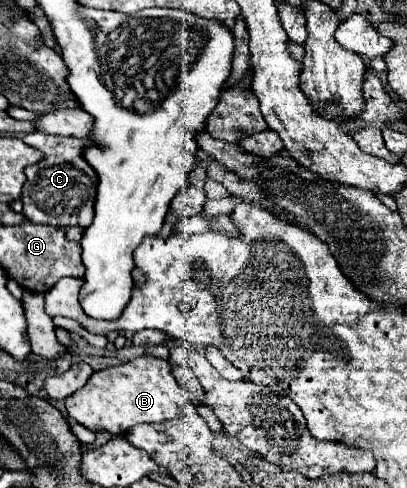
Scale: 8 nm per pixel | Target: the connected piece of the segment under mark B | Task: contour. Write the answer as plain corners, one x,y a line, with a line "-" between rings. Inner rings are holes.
140,355
138,359
92,373
88,383
74,395
64,399
68,417
90,431
106,431
110,435
126,435
138,423
162,423
178,417
188,403
186,393
178,387
170,363

